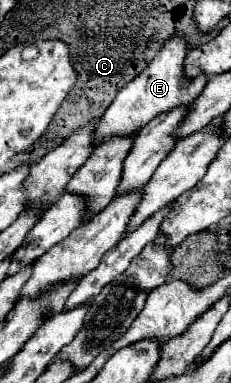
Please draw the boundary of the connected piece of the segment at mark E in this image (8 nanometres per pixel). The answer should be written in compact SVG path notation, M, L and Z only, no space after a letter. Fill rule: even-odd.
M175 35L167 39L165 47L159 51L159 55L147 65L143 73L139 73L131 83L127 83L115 97L115 101L109 105L105 115L99 119L95 131L93 131L93 145L99 145L113 137L135 137L143 125L147 125L151 119L155 119L163 111L171 111L179 107L179 103L191 103L207 83L207 77L201 75L197 79L185 79L183 77L183 61L187 55L187 43L183 37Z

